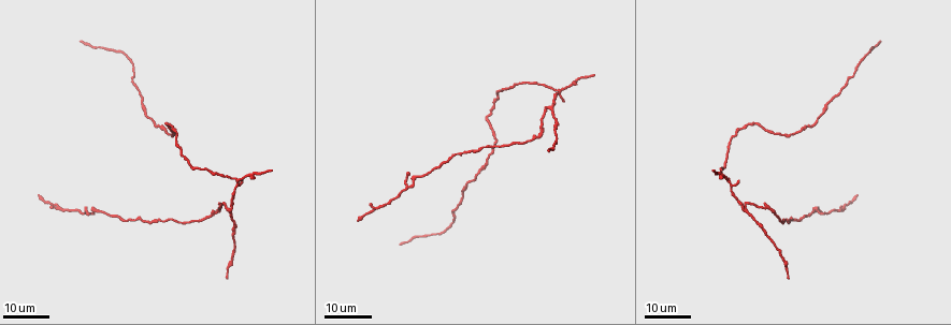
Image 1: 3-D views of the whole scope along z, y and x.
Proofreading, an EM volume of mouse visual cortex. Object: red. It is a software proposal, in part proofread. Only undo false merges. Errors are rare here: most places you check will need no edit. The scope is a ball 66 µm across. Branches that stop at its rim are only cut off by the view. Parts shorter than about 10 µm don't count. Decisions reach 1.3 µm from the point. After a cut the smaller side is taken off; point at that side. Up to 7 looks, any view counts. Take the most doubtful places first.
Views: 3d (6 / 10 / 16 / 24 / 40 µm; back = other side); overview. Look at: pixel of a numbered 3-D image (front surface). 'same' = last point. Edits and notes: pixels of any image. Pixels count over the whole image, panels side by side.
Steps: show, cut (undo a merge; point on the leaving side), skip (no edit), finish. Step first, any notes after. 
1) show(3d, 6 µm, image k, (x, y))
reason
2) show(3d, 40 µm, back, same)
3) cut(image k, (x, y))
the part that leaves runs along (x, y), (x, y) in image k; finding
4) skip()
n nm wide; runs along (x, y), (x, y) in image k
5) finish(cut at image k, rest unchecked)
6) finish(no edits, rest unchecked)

show(3d, 16 µm, image 1, (411, 184))
sudden change in width

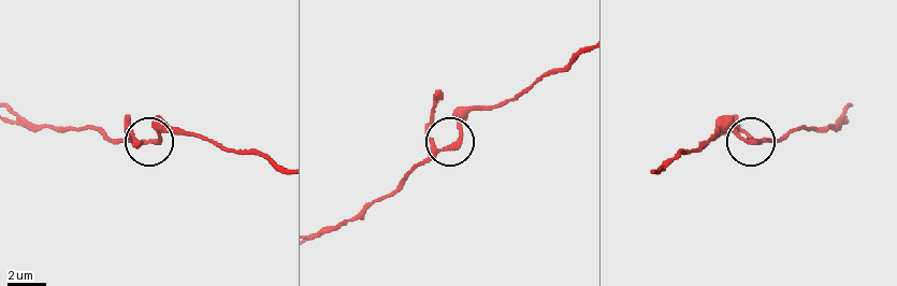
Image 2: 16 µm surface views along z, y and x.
show(3d, 10 µm, image 2, (460, 134))
zoom in

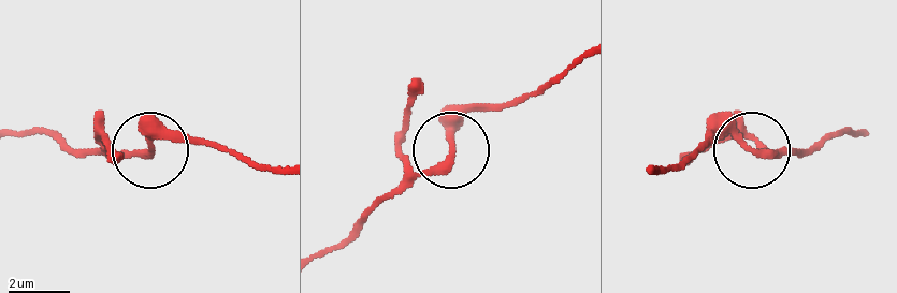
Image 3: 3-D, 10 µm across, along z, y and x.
skip()
240 nm wide; runs along (281, 175), (220, 144), (159, 136), (143, 151), (69, 151) in image 3; one neuron here

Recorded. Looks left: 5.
show(3d, 16 µm, image 1, (550, 109))
three-way junction

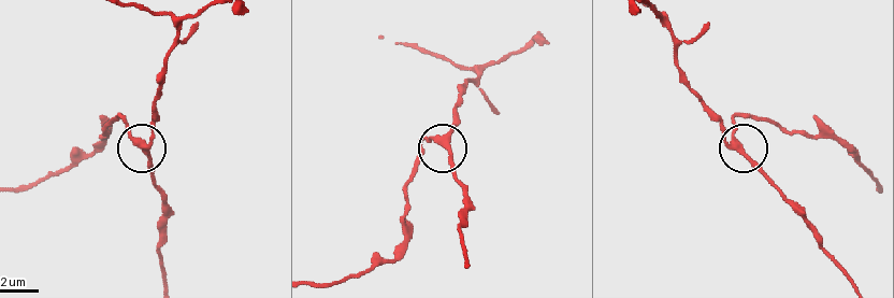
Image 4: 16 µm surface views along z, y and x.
show(3d, 10 µm, image 4, (734, 140))
zoom in

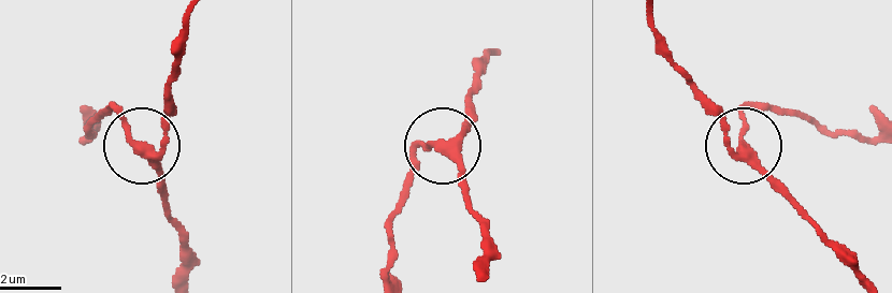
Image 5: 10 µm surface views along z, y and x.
skip()
270 nm wide; runs along (653, 19), (670, 66), (716, 113), (725, 135), (813, 217) in image 5; continuous, no second neuron

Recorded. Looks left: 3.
show(3d, 16 µm, image 1, (533, 138))

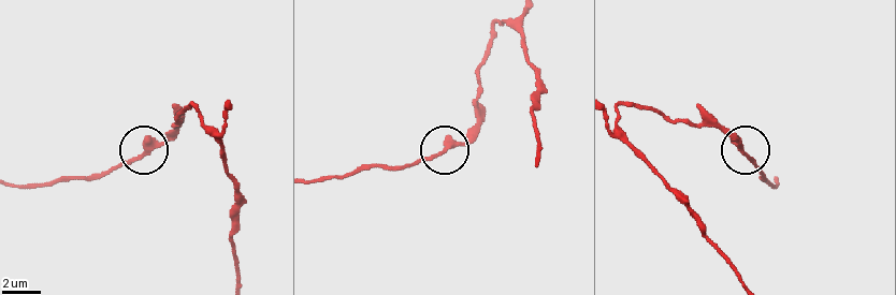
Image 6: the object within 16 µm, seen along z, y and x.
show(3d, 6 µm, image 6, (740, 151))

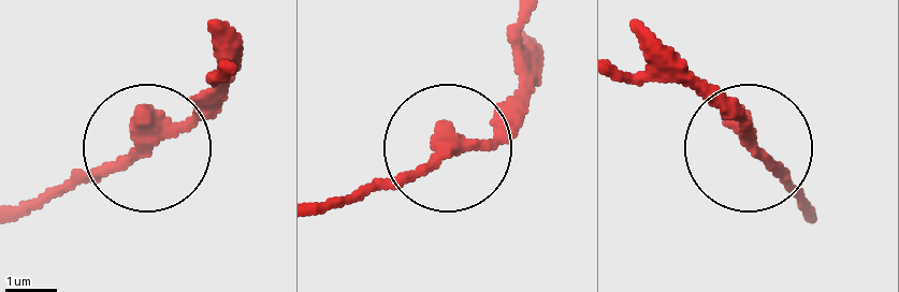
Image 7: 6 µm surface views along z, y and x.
skip()
runs along (524, 17), (511, 119), (336, 205) in image 7; all the same neuron

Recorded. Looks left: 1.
finish(no edits, rest unchecked)

